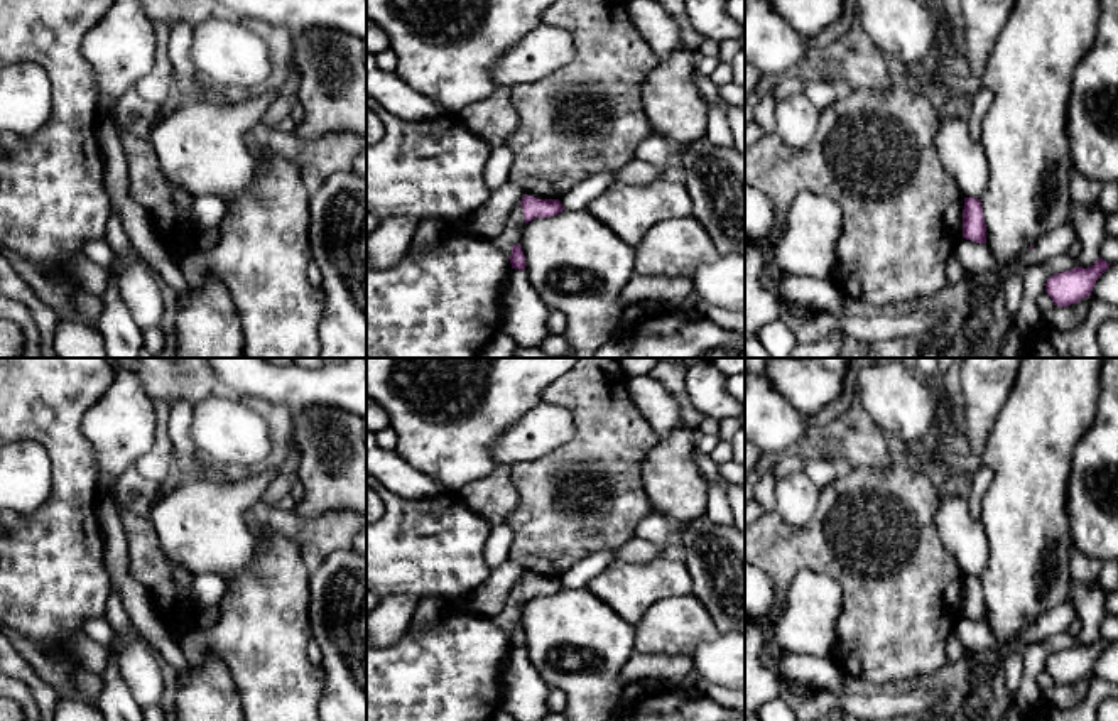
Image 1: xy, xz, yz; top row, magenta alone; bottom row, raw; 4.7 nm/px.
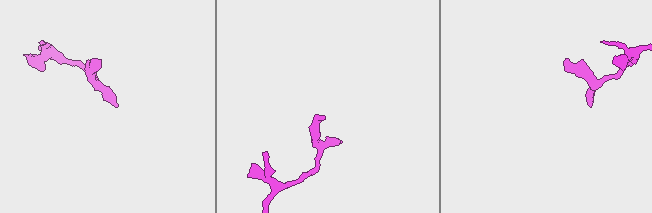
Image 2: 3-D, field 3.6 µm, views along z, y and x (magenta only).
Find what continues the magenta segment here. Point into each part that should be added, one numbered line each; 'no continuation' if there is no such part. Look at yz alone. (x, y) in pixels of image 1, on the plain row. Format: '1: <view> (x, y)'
no continuation

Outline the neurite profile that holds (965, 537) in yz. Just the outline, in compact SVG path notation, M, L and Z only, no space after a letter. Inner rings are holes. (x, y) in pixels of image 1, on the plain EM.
M942 496L936 515L941 539L964 576L980 576L988 561L986 530L969 513L968 498Z

